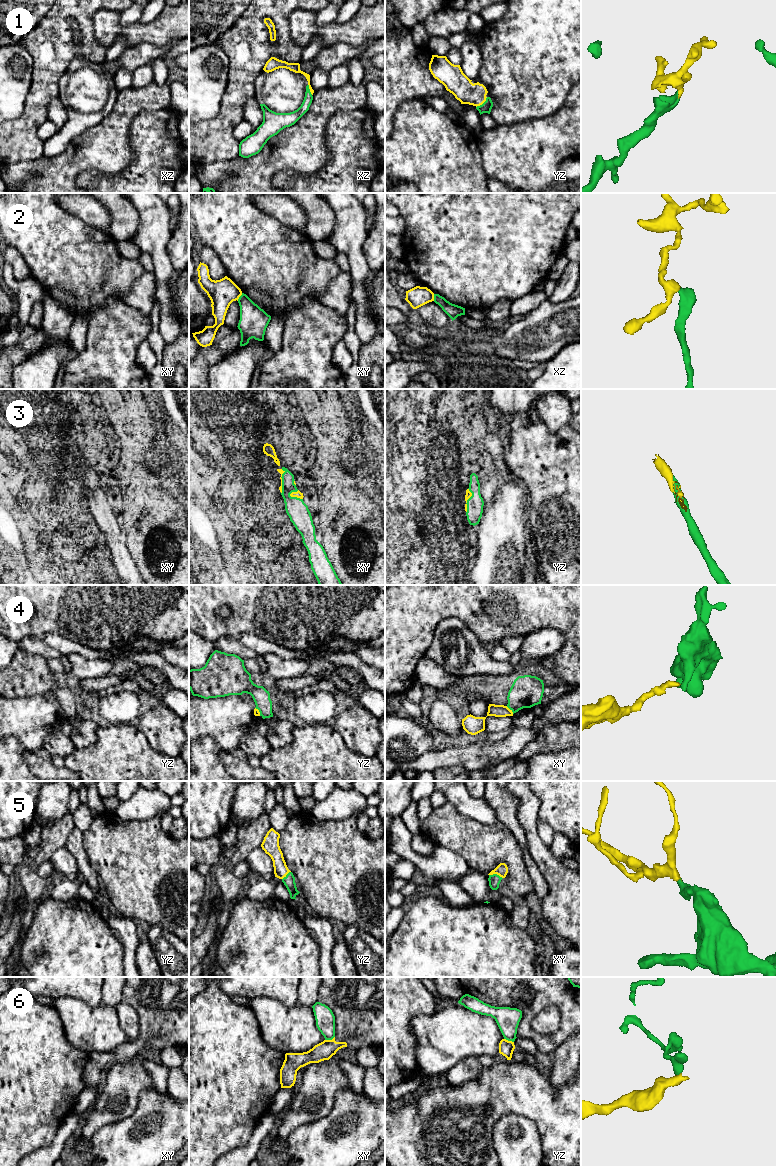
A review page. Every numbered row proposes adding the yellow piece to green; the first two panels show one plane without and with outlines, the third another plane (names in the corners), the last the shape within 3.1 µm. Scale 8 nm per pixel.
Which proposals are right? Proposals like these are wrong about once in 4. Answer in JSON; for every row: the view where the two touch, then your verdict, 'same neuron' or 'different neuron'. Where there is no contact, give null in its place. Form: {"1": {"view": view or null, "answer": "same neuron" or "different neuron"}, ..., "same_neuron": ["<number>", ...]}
{"1": {"view": "yz", "answer": "same neuron"}, "2": {"view": "xy", "answer": "different neuron"}, "3": {"view": "xy", "answer": "same neuron"}, "4": {"view": "xy", "answer": "same neuron"}, "5": {"view": "xy", "answer": "same neuron"}, "6": {"view": "xy", "answer": "different neuron"}, "same_neuron": ["1", "3", "4", "5"]}

